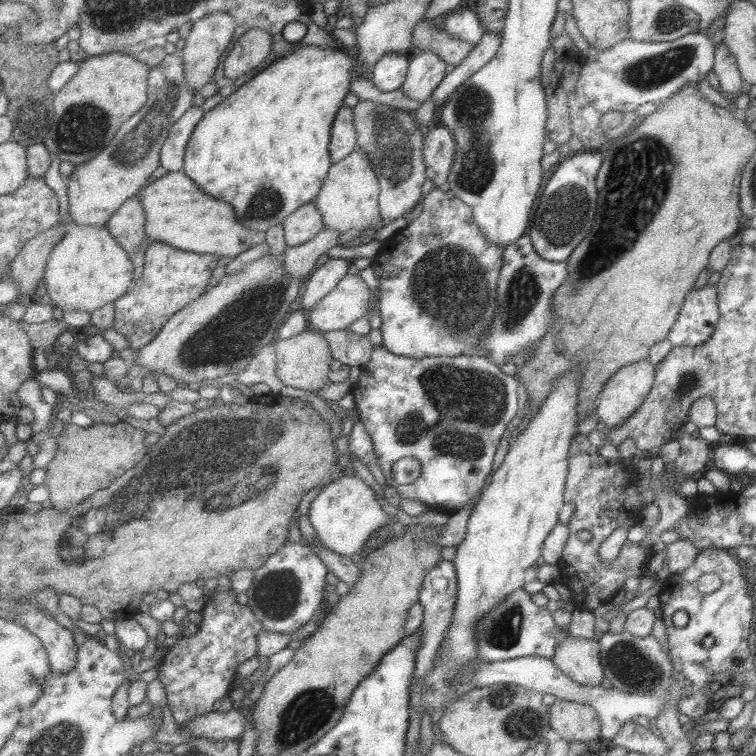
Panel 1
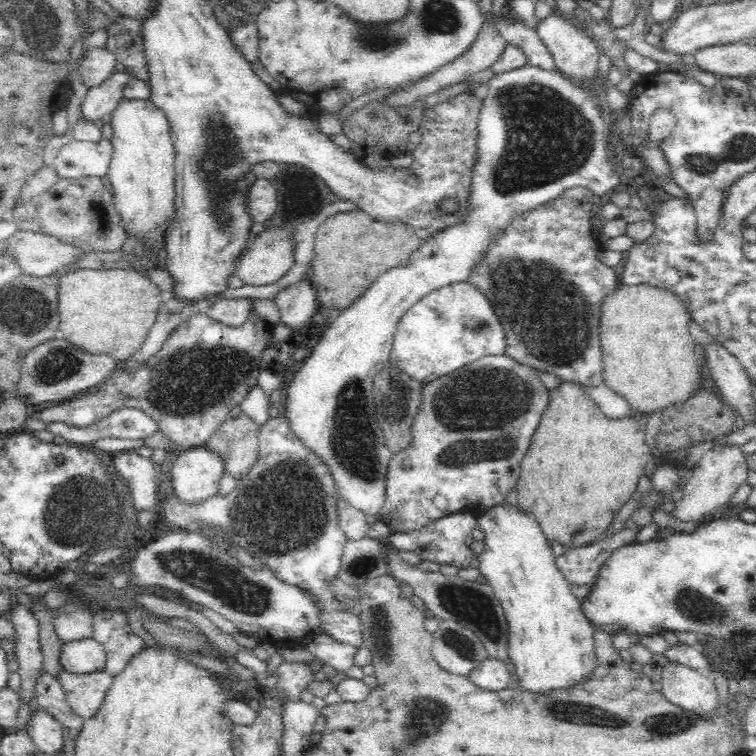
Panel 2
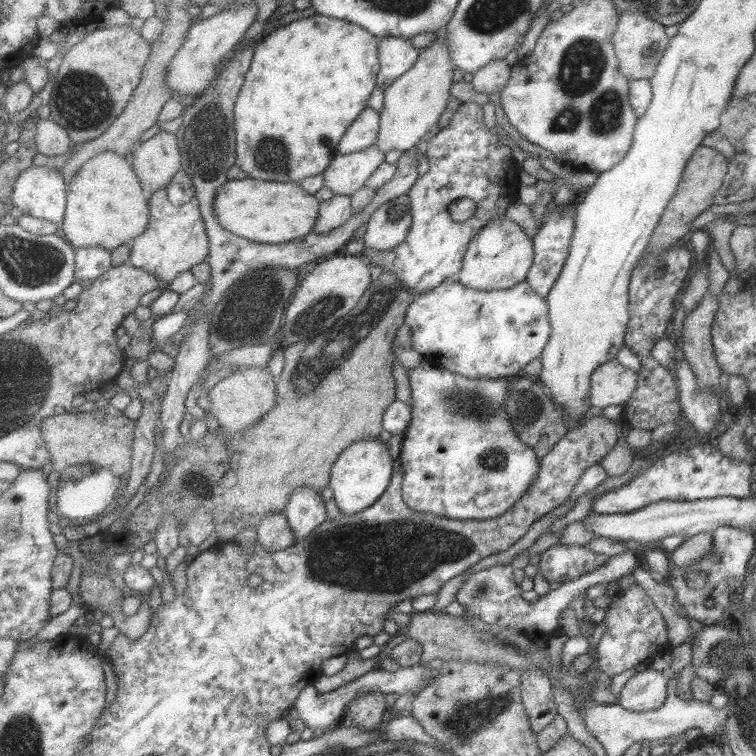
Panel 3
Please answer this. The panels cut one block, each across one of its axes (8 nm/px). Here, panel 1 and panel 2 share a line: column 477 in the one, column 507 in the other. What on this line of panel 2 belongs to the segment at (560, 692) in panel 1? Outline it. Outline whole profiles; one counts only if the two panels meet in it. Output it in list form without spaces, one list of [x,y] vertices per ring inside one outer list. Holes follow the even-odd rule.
[[[488,656],[470,670],[467,677],[474,686],[488,691],[498,691],[507,688],[511,672],[506,661]]]

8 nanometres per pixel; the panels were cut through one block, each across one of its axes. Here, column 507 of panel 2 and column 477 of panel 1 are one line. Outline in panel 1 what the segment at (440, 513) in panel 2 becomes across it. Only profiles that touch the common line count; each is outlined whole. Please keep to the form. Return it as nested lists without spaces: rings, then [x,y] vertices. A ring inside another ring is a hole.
[[[377,347],[374,351],[373,358],[369,361],[369,364],[363,367],[364,374],[360,379],[360,382],[353,387],[353,393],[356,398],[356,408],[361,414],[361,418],[366,424],[368,432],[374,437],[376,441],[376,451],[380,455],[380,462],[382,463],[385,475],[389,478],[388,485],[393,486],[400,494],[405,498],[416,498],[416,500],[422,500],[422,502],[428,502],[432,504],[434,509],[440,512],[450,513],[452,511],[457,512],[464,506],[468,506],[470,502],[474,502],[482,490],[490,482],[490,476],[492,470],[494,470],[494,460],[496,460],[496,454],[500,450],[500,444],[502,444],[502,438],[506,436],[512,420],[520,415],[522,409],[522,390],[520,388],[520,379],[517,374],[506,374],[504,370],[491,360],[490,357],[484,356],[458,356],[458,357],[446,357],[446,356],[432,356],[431,358],[424,358],[419,360],[418,358],[409,358],[408,356],[400,356],[388,350],[384,347]],[[406,456],[414,456],[418,460],[422,460],[424,464],[424,470],[420,480],[412,483],[411,485],[401,485],[398,481],[394,480],[394,466],[396,462]]]

